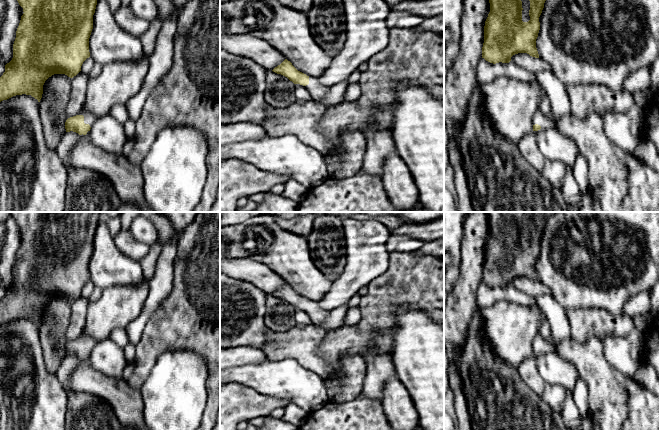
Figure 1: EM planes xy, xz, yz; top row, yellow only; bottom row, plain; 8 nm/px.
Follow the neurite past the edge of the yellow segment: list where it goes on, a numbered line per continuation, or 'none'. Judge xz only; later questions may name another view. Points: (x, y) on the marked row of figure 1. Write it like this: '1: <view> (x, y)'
1: xz (317, 91)

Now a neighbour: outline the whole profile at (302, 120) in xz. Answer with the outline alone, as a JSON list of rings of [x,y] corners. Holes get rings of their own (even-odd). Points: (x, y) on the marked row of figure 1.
[[[310,99],[301,104],[293,103],[286,108],[274,108],[265,103],[265,110],[269,118],[265,120],[262,127],[268,136],[293,134],[324,157],[328,155],[331,143],[319,129],[319,122],[326,106]]]

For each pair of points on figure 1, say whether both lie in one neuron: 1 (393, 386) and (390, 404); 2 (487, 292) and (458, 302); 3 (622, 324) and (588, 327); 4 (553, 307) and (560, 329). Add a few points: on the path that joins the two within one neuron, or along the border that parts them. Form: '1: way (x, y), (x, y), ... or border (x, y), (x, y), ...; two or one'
1: way (393, 390), (393, 400); one
2: border (481, 281), (475, 287), (475, 305); two
3: way (614, 325), (596, 325); one
4: way (554, 312), (559, 324); one

